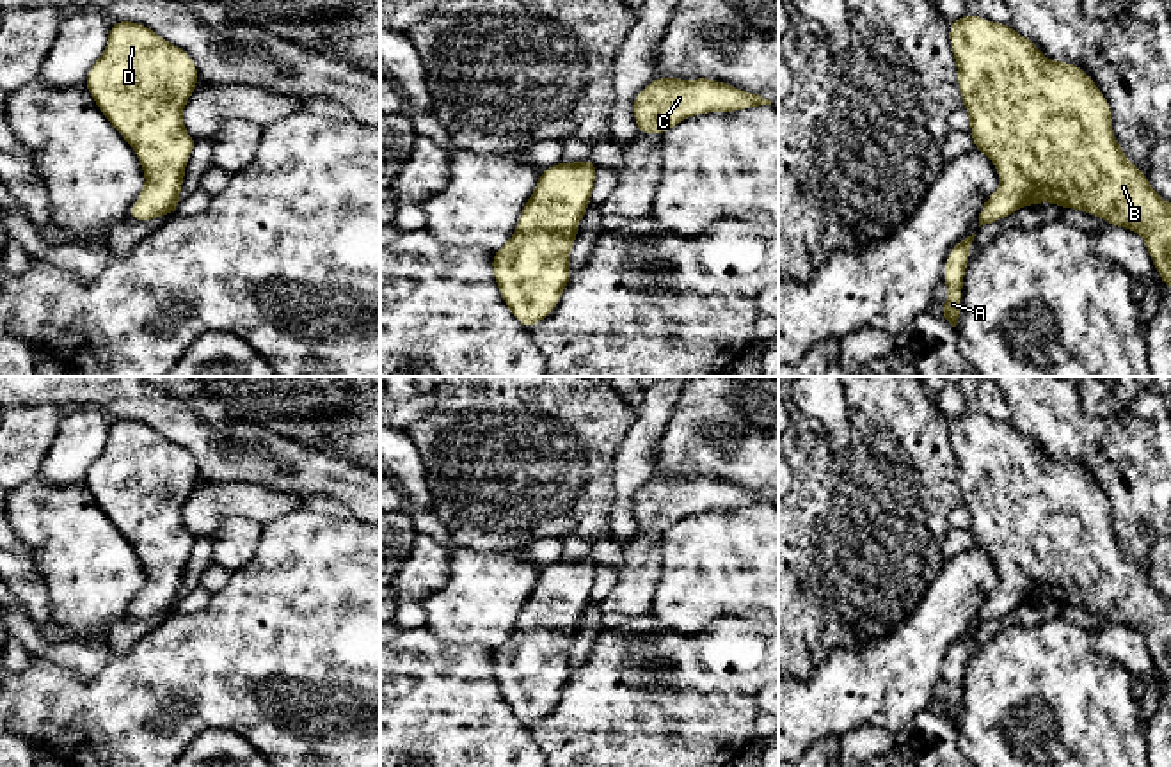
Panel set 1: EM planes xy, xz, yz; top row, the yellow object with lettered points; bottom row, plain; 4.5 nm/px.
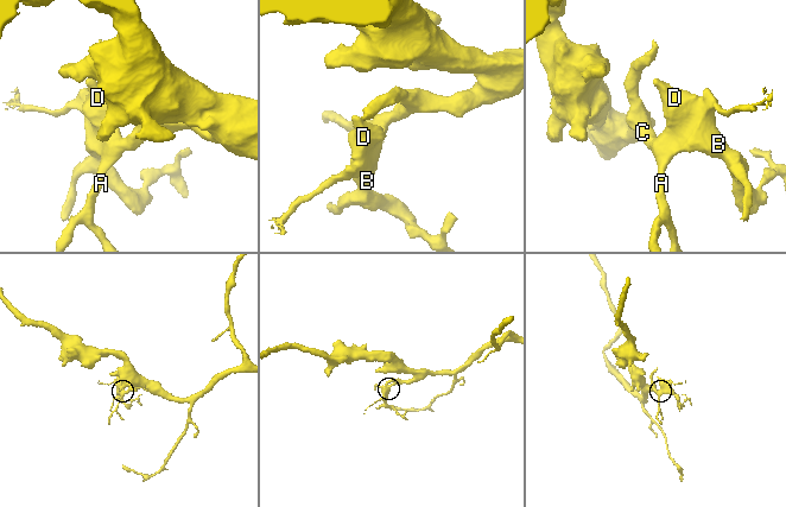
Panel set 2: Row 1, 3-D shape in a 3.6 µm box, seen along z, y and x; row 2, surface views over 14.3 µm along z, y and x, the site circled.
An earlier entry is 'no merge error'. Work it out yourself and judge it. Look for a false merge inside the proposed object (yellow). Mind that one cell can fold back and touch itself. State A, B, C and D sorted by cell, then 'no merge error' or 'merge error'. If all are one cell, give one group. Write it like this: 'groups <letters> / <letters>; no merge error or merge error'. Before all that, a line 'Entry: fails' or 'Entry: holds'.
Entry: holds
groups A B C D; no merge error

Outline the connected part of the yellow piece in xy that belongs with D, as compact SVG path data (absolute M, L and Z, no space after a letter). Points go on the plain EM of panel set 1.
M112 419L107 444L84 481L100 510L133 545L146 582L130 605L130 616L149 620L176 611L187 559L197 542L183 524L183 504L197 486L197 463L179 444L165 439L144 421Z

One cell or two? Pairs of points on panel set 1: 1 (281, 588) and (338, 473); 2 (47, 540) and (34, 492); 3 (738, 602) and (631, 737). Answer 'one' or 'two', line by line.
1: two
2: one
3: two

